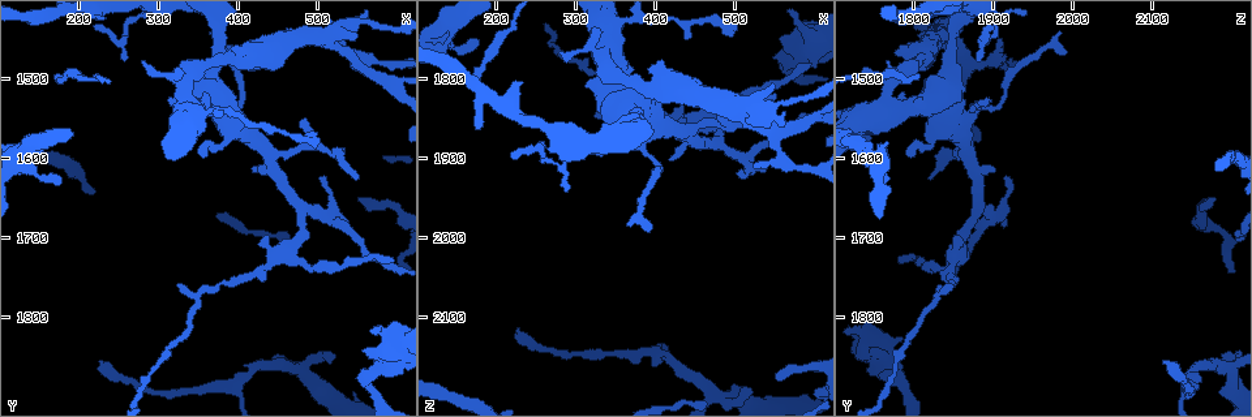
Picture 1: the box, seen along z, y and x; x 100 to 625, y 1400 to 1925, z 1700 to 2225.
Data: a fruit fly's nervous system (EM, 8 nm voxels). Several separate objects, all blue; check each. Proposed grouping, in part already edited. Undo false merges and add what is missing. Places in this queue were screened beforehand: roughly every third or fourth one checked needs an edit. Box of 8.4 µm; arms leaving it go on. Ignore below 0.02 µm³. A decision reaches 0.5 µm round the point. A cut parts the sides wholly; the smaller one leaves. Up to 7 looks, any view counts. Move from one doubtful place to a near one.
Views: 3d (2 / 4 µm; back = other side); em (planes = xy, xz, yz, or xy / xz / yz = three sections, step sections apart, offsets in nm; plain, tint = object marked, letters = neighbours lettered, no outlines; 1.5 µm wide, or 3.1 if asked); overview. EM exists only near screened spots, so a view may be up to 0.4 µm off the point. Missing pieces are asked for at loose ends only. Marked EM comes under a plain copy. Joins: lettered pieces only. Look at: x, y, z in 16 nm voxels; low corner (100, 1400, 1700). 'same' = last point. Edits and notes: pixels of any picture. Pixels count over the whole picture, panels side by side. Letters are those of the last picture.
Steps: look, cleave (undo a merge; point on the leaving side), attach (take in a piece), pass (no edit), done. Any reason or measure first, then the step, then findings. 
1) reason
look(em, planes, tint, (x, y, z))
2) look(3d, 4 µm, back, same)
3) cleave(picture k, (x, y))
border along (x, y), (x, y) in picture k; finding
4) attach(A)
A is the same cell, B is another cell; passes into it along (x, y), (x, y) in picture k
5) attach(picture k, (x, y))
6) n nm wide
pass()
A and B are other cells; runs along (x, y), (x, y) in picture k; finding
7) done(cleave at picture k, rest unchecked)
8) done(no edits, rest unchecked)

thin end
look(em, planes, letters, (285, 1475, 1770))

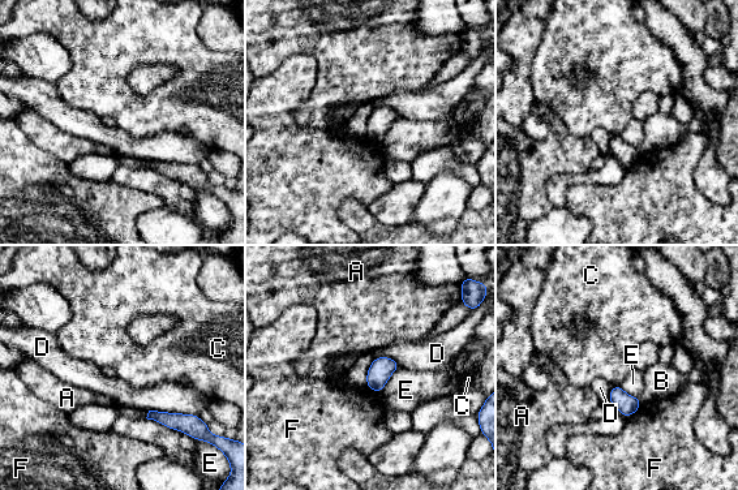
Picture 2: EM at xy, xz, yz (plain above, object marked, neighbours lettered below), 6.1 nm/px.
pass()
A, B, C, D, E and F are other cells; border along (612, 385), (618, 386) in picture 2; no lettered piece goes on from it

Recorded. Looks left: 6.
look(em, planes, letters, (590, 1725, 1780))

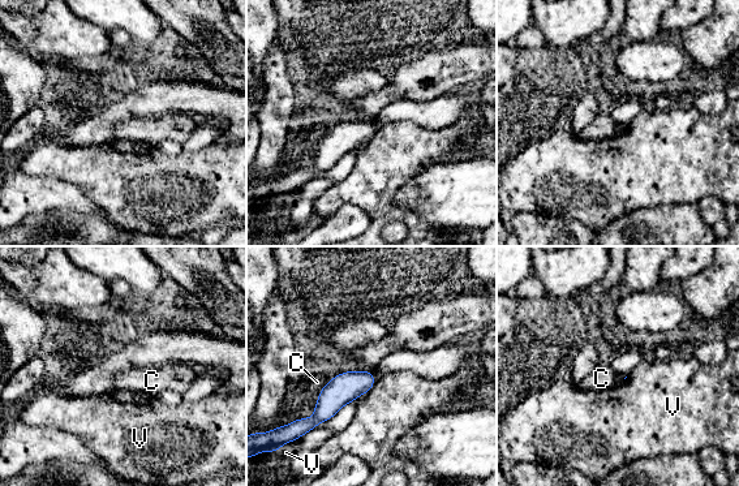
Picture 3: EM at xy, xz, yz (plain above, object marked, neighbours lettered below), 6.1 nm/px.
pass()
C and V are other cells; runs along (369, 374), (304, 424) in picture 3; no lettered piece goes on from it

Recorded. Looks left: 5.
three-way junction
look(em, planes, letters, (510, 1450, 1835))

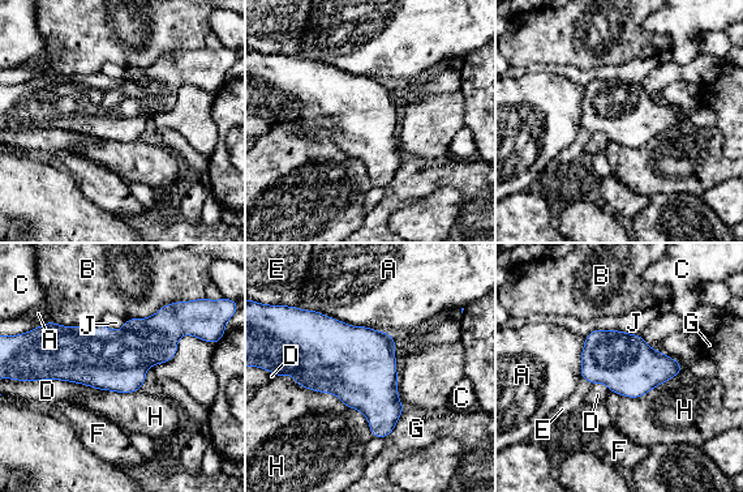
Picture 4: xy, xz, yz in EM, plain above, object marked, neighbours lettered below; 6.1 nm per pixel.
pass()
A, B, C, D, E, F, G, H and J are other cells; border along (30, 380), (67, 380), (99, 389) in picture 4; all the same neuron

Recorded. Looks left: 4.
done(no edits, rest unchecked)

